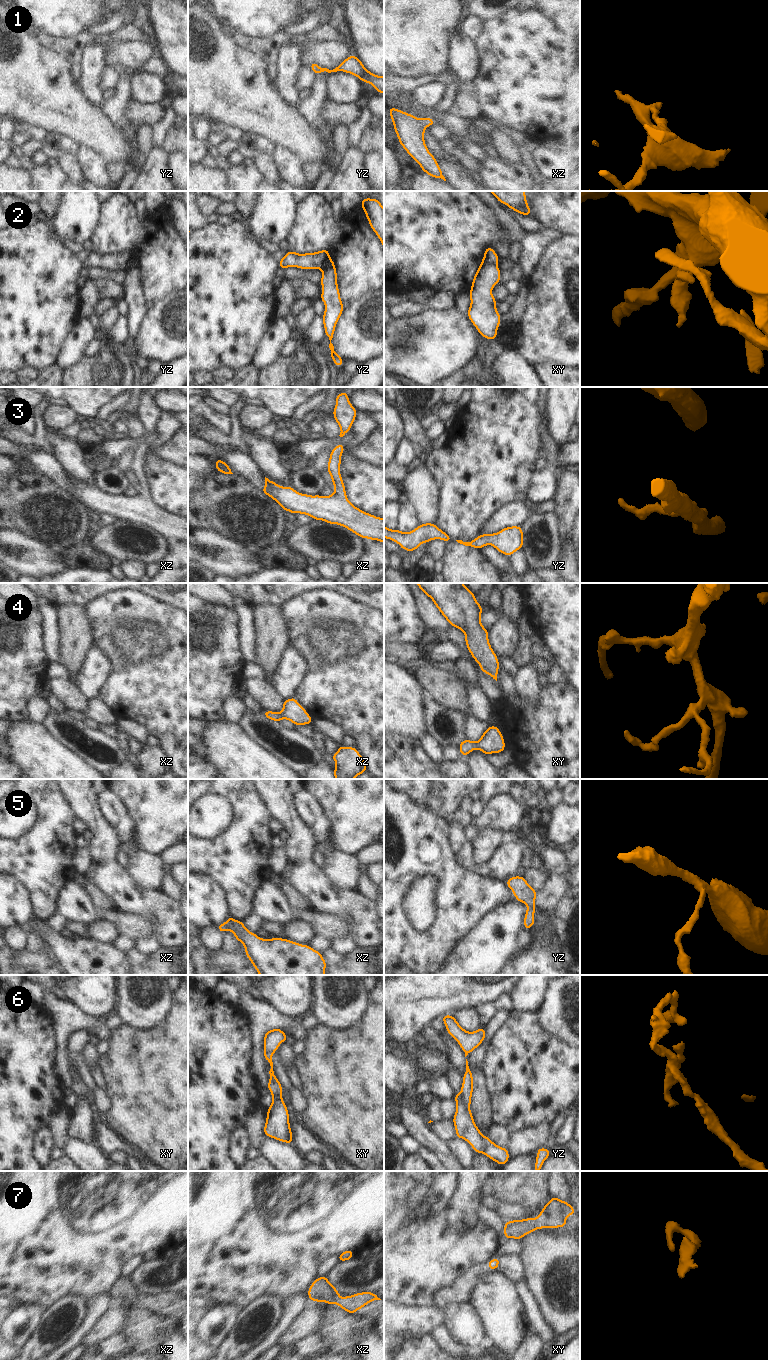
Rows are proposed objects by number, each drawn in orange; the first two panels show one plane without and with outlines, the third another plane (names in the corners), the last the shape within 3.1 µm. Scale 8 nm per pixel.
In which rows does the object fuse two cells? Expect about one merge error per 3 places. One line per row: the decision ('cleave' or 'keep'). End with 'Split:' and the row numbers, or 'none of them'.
1: keep
2: cleave
3: keep
4: keep
5: cleave
6: cleave
7: keep
Split: 2, 5, 6

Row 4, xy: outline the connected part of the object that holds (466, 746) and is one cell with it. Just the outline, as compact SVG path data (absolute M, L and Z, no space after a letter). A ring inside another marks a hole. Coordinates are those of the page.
M497 726L488 727L478 742L463 740L459 744L459 750L464 757L475 749L479 749L485 755L501 753L505 750L504 738Z

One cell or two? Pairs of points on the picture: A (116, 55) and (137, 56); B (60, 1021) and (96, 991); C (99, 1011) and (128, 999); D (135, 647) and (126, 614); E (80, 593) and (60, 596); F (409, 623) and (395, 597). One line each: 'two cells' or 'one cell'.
A: one cell
B: two cells
C: two cells
D: one cell
E: one cell
F: one cell

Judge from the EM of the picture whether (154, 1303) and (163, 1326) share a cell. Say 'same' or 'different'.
same

